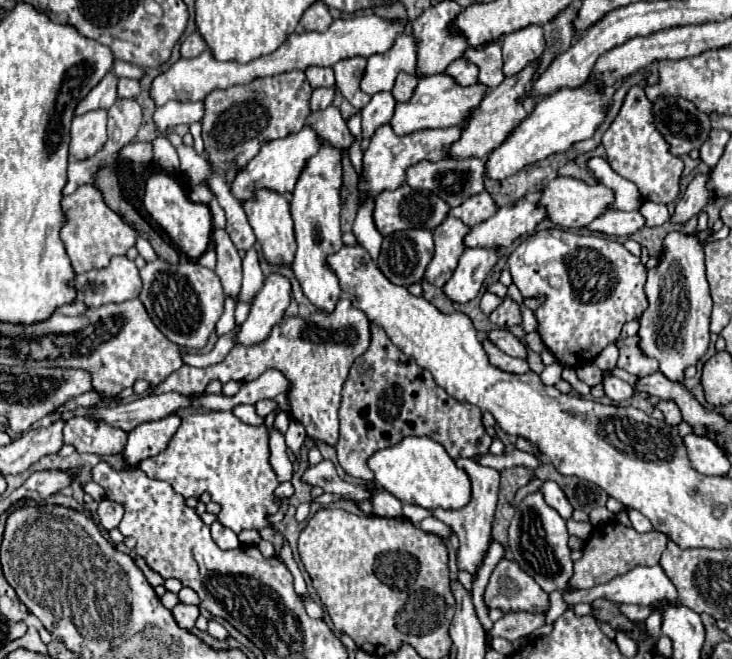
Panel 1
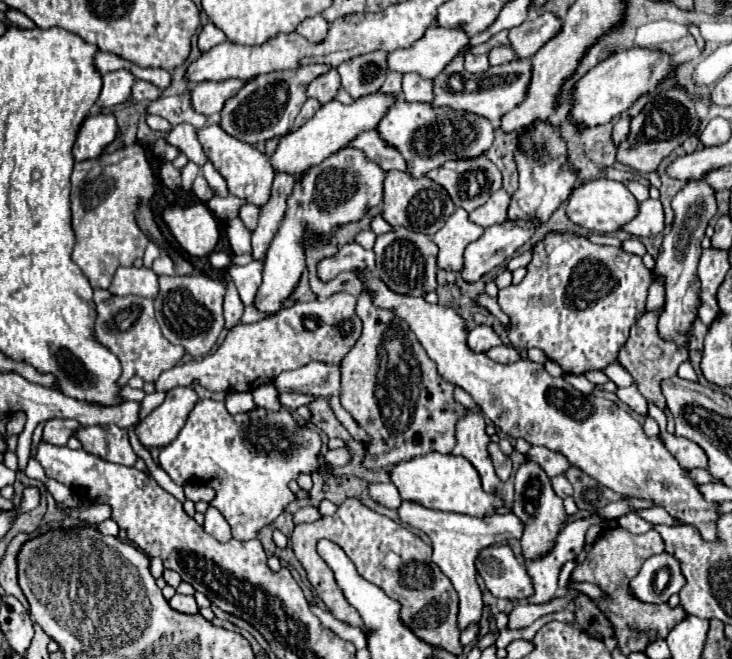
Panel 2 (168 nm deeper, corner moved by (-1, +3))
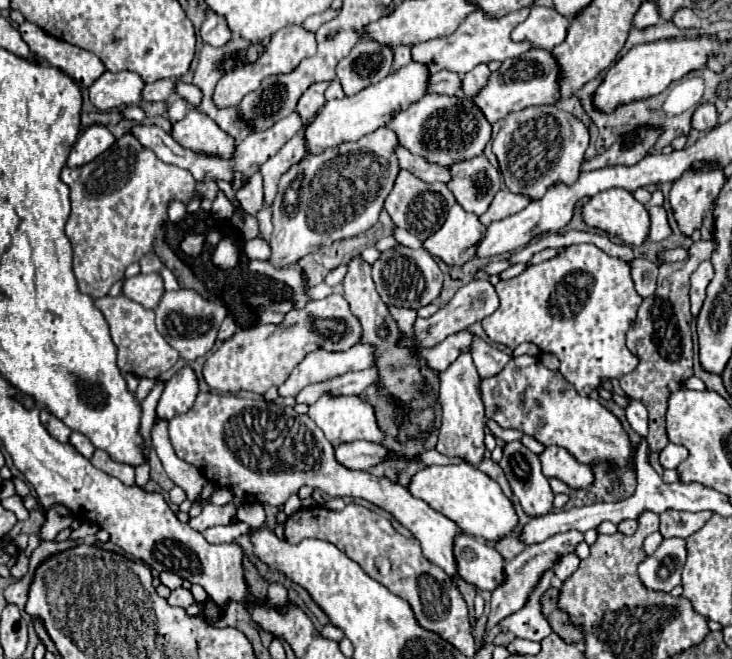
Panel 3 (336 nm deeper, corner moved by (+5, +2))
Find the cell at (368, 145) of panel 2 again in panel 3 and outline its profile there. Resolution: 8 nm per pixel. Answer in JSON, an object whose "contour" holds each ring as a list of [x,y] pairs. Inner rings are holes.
{"contour":[[[398,147],[394,153],[396,153],[396,157],[398,157],[400,169],[406,169],[406,171],[414,173],[418,179],[428,181],[428,183],[434,183],[434,181],[444,181],[444,183],[448,183],[448,181],[450,181],[448,167],[430,165],[430,163],[426,163],[422,157],[412,155],[412,153],[410,153],[408,149],[404,149],[404,147]]]}

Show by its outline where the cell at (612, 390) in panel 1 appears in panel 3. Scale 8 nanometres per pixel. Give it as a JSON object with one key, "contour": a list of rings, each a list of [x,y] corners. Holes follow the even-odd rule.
{"contour":[[[628,399],[626,419],[628,419],[628,423],[632,425],[632,429],[634,429],[638,435],[644,437],[644,435],[648,433],[648,413],[646,413],[646,407],[644,407],[640,401]]]}

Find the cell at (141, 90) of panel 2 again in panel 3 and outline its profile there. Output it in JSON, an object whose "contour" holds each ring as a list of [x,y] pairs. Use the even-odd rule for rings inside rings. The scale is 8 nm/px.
{"contour":[[[160,79],[154,83],[146,83],[142,89],[144,101],[166,101],[174,93],[174,81]]]}

